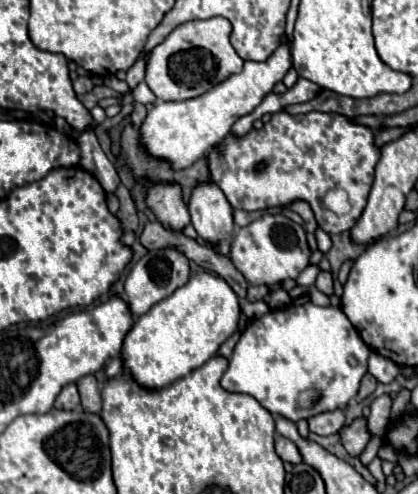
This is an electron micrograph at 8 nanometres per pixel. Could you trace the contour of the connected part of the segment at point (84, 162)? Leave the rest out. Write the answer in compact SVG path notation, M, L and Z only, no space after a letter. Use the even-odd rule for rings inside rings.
M84 131L78 137L78 147L80 147L80 167L88 171L106 193L114 193L116 187L120 185L120 177L112 165L112 161L104 155L100 149L100 143L94 135L94 131Z

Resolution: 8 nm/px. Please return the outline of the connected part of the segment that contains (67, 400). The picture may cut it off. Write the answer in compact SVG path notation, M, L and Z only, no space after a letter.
M76 383L66 385L60 395L56 397L56 409L78 409L80 407L80 395L78 395L78 387Z

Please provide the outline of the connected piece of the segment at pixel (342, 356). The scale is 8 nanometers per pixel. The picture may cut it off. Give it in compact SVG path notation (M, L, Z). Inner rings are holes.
M314 303L286 305L254 319L248 325L234 347L230 367L222 377L222 387L230 393L252 395L272 415L280 415L298 423L300 419L310 419L320 413L346 409L350 399L356 397L362 377L368 373L368 355L370 347L360 339L358 331L340 307L318 307ZM306 389L314 389L318 393L318 399L300 401L300 393Z

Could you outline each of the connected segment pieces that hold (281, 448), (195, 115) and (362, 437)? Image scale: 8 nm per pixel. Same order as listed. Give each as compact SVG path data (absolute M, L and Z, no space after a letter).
M276 435L276 453L278 453L278 457L282 461L288 461L292 465L296 465L296 463L302 461L302 455L300 455L296 443L290 441L290 439L286 439L286 437L282 437L282 435Z
M284 35L280 47L264 63L244 61L242 73L230 75L216 87L208 89L204 95L186 101L166 101L166 103L158 101L140 127L144 147L148 149L148 153L156 157L170 159L176 169L190 167L196 159L200 159L208 149L212 149L228 135L230 127L238 117L252 113L264 101L264 97L272 93L274 85L284 79L290 67L292 67L290 43Z
M356 419L352 425L344 427L340 431L342 443L350 455L360 455L368 443L368 431L366 431L366 419Z

